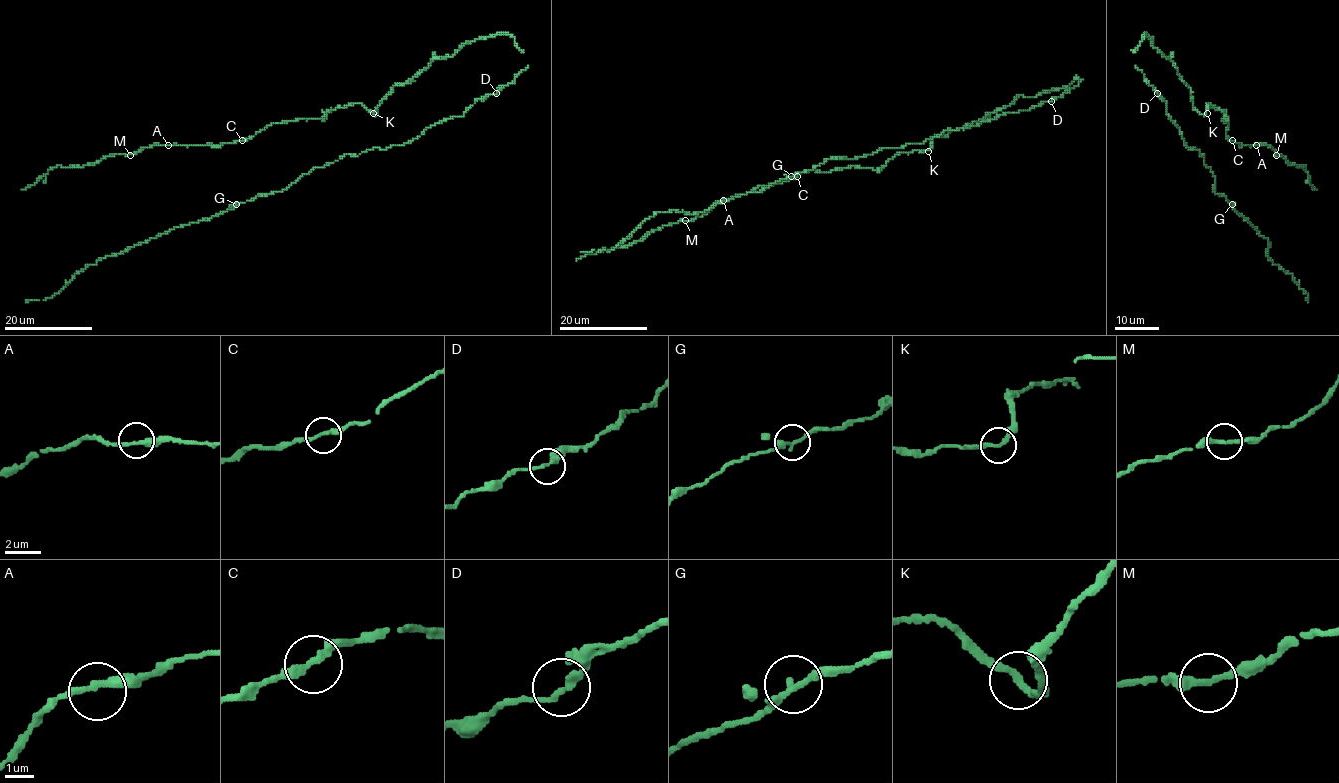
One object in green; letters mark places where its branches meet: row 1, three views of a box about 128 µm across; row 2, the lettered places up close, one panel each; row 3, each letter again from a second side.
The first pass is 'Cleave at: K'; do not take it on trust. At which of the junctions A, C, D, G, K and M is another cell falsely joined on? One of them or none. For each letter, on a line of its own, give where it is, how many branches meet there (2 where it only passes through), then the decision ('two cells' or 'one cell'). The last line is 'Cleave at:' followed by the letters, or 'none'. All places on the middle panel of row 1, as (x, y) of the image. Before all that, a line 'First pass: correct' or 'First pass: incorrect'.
First pass: incorrect
A: place (723, 200); branches 2; one cell
C: place (797, 176); branches 2; one cell
D: place (1051, 101); branches 2; one cell
G: place (791, 176); branches 2; one cell
K: place (928, 151); branches 2; one cell
M: place (685, 220); branches 2; one cell
Cleave at: none

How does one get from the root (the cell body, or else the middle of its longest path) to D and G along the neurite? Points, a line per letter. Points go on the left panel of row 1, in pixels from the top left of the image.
D: (527, 66), (512, 83), (496, 93)
G: (527, 66), (462, 116), (402, 146), (346, 155), (284, 190), (236, 204)

